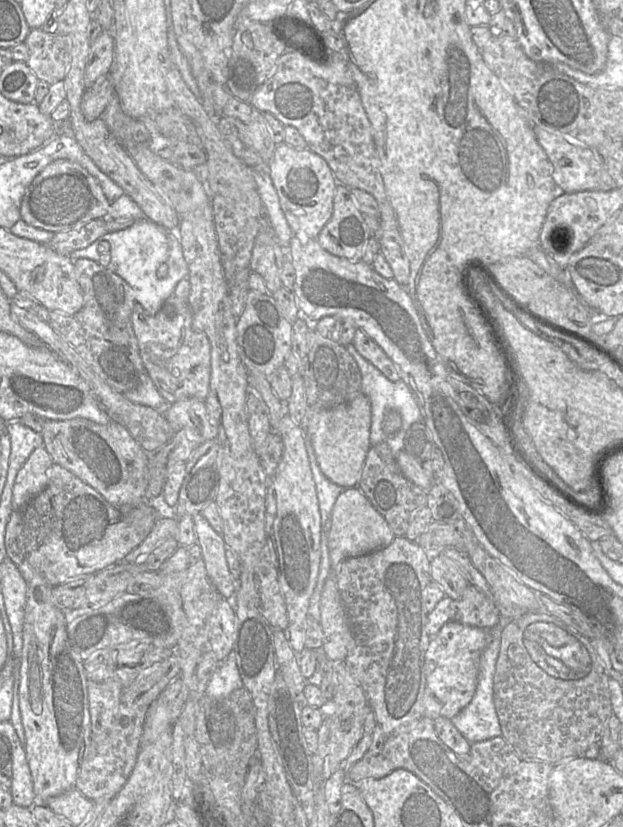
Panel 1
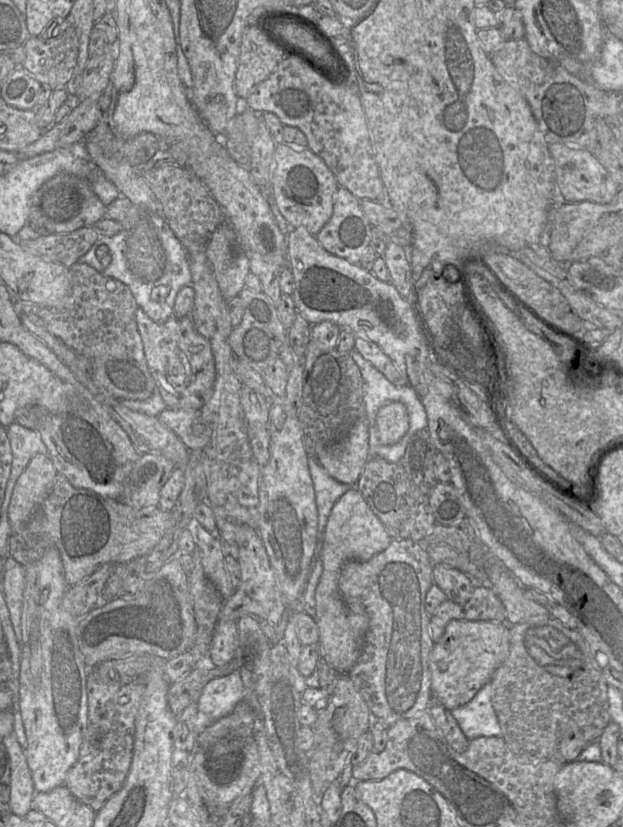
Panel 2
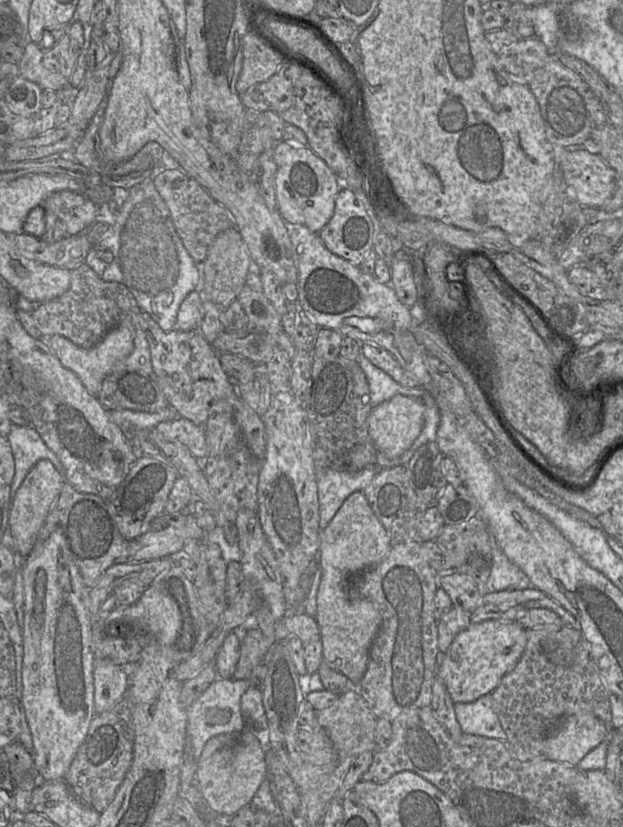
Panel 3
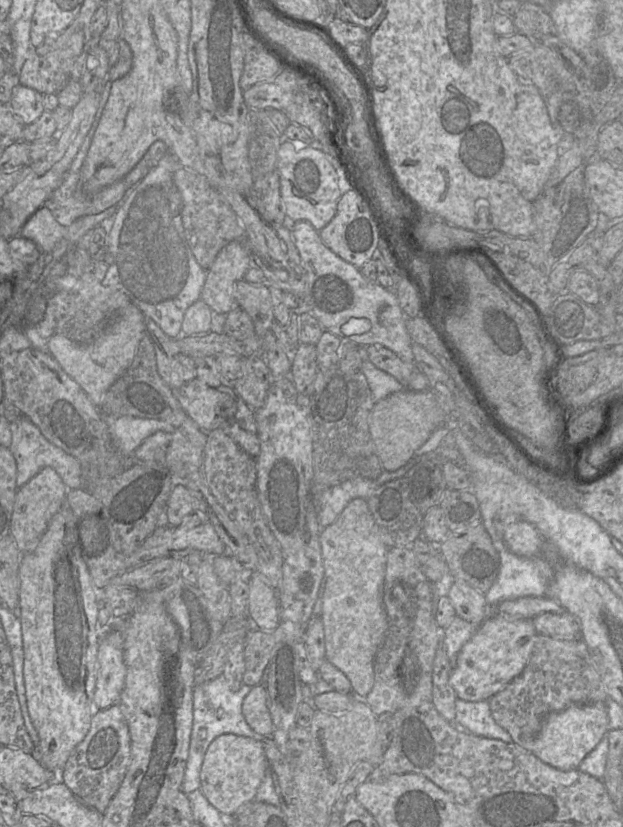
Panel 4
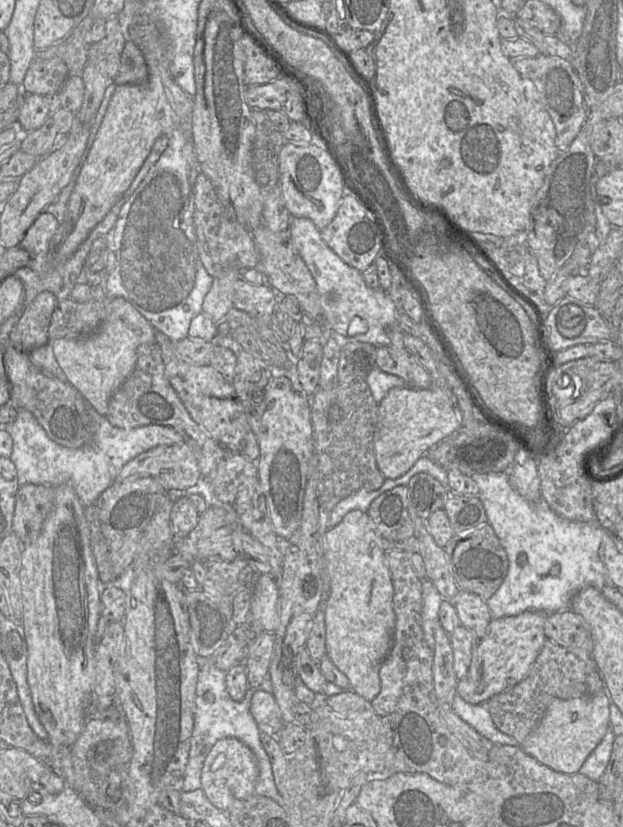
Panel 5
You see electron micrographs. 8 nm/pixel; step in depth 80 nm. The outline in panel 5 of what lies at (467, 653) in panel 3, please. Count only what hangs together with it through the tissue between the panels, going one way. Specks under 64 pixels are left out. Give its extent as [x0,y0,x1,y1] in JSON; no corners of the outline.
[457,610,548,704]

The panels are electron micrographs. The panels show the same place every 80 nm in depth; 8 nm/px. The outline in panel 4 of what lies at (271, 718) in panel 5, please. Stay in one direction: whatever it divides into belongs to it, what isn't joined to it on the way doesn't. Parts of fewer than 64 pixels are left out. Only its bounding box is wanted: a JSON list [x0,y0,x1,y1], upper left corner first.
[242,685,273,739]

